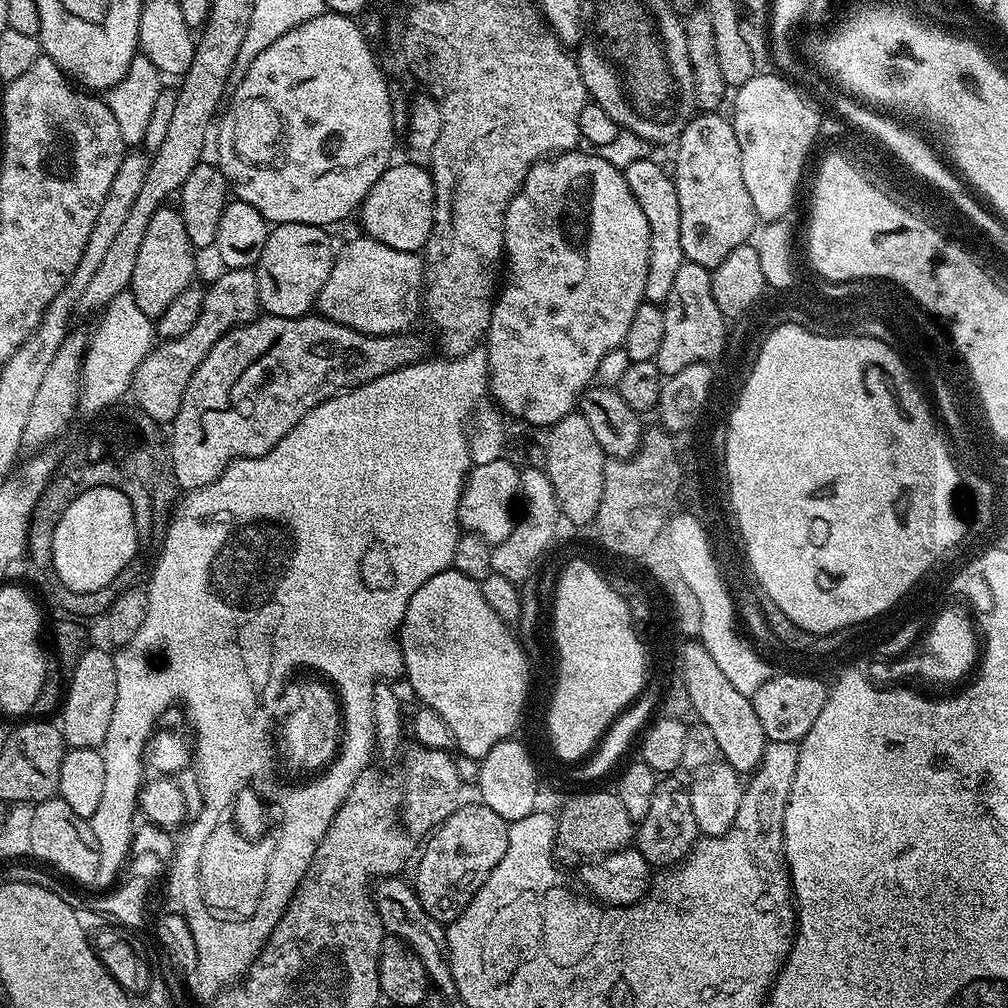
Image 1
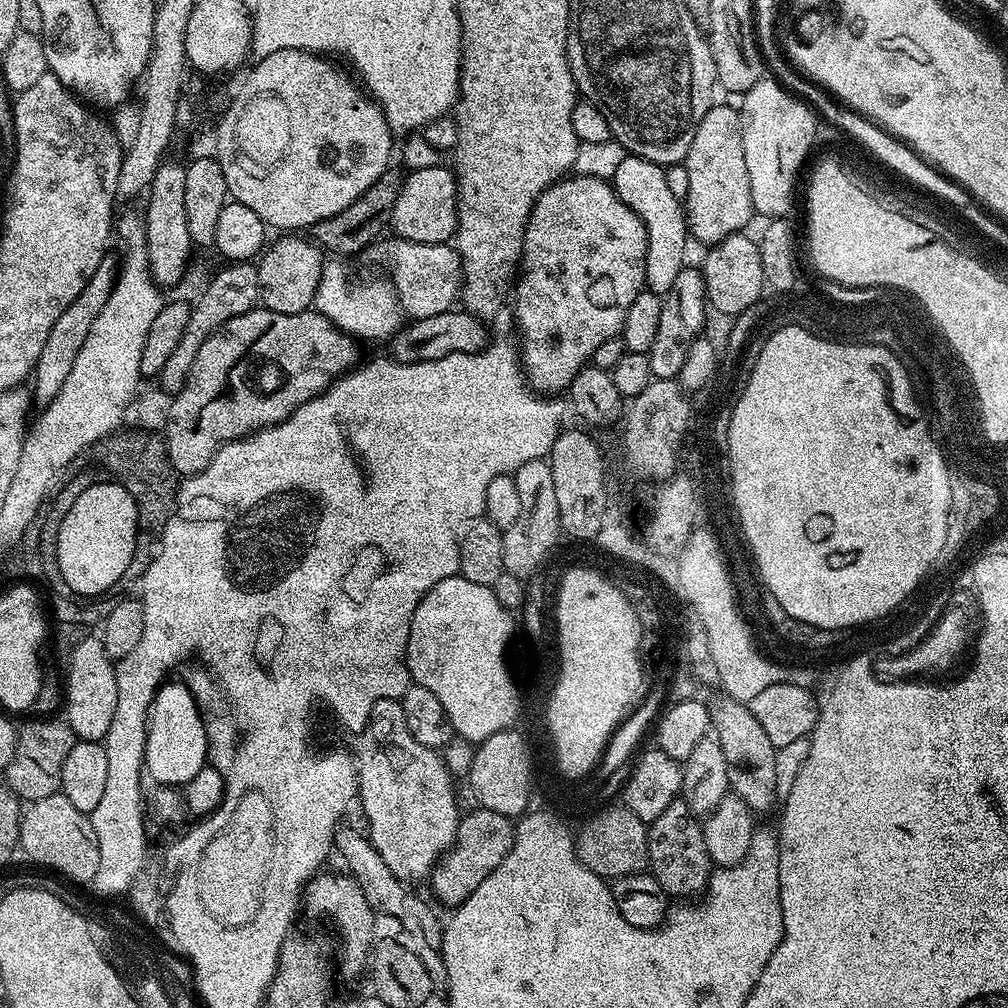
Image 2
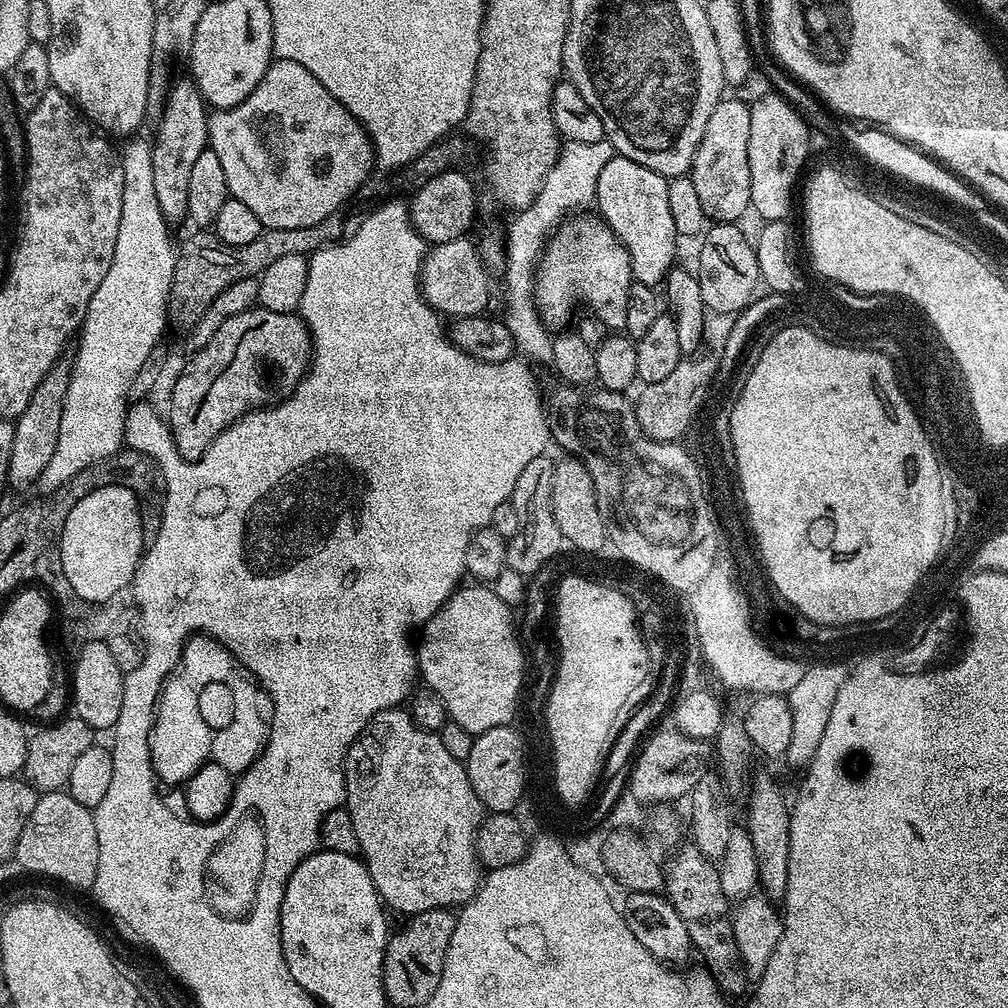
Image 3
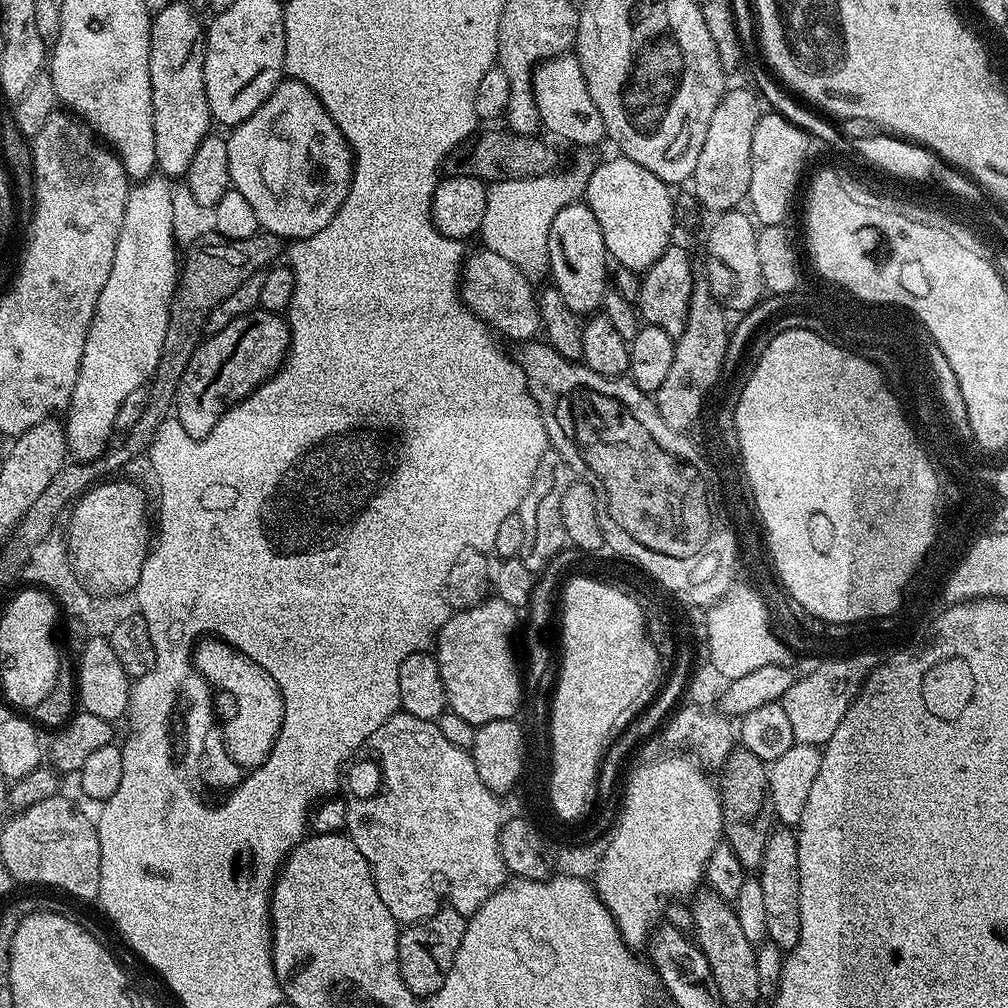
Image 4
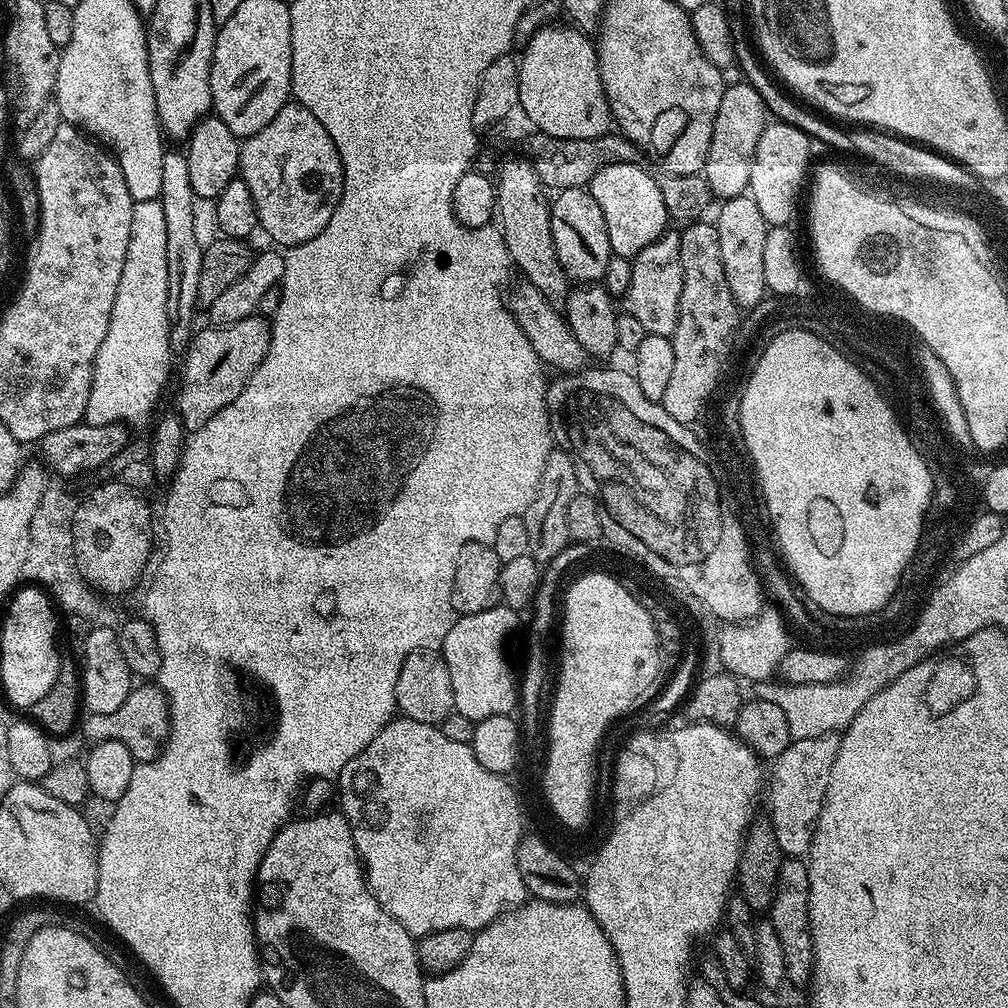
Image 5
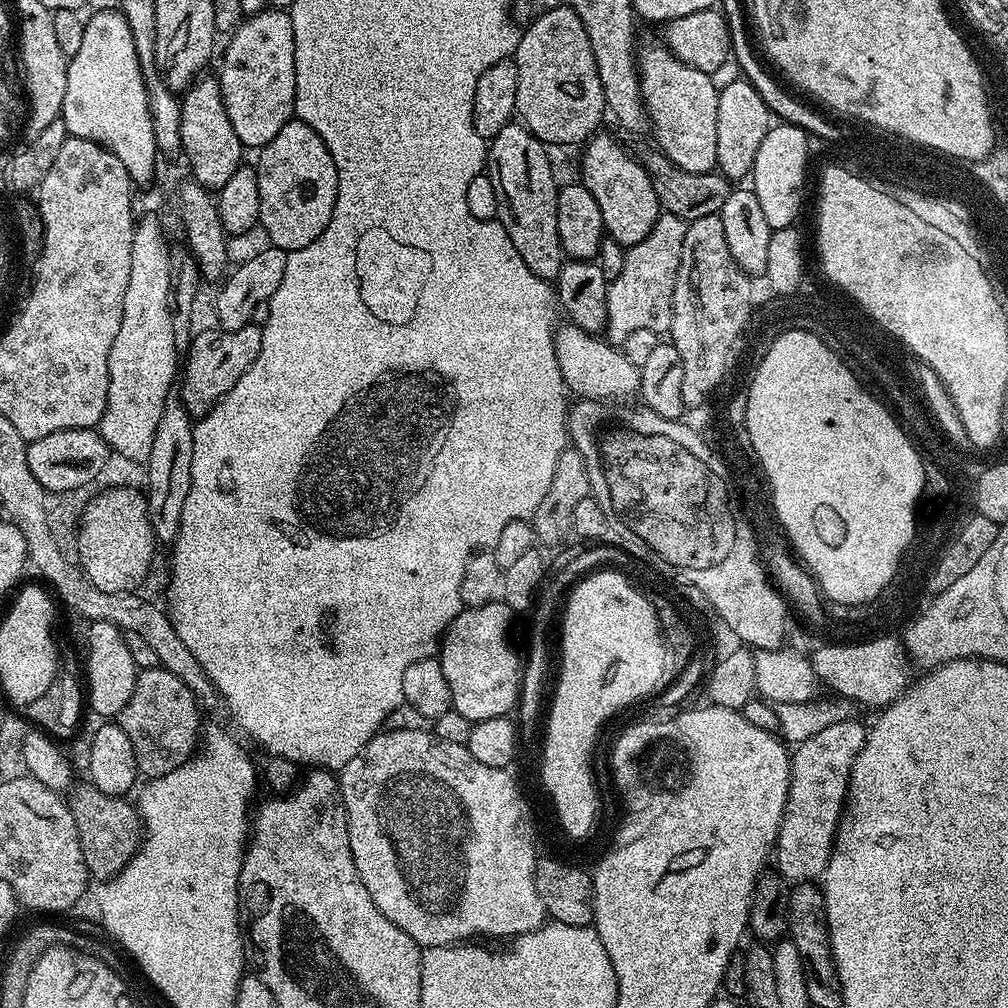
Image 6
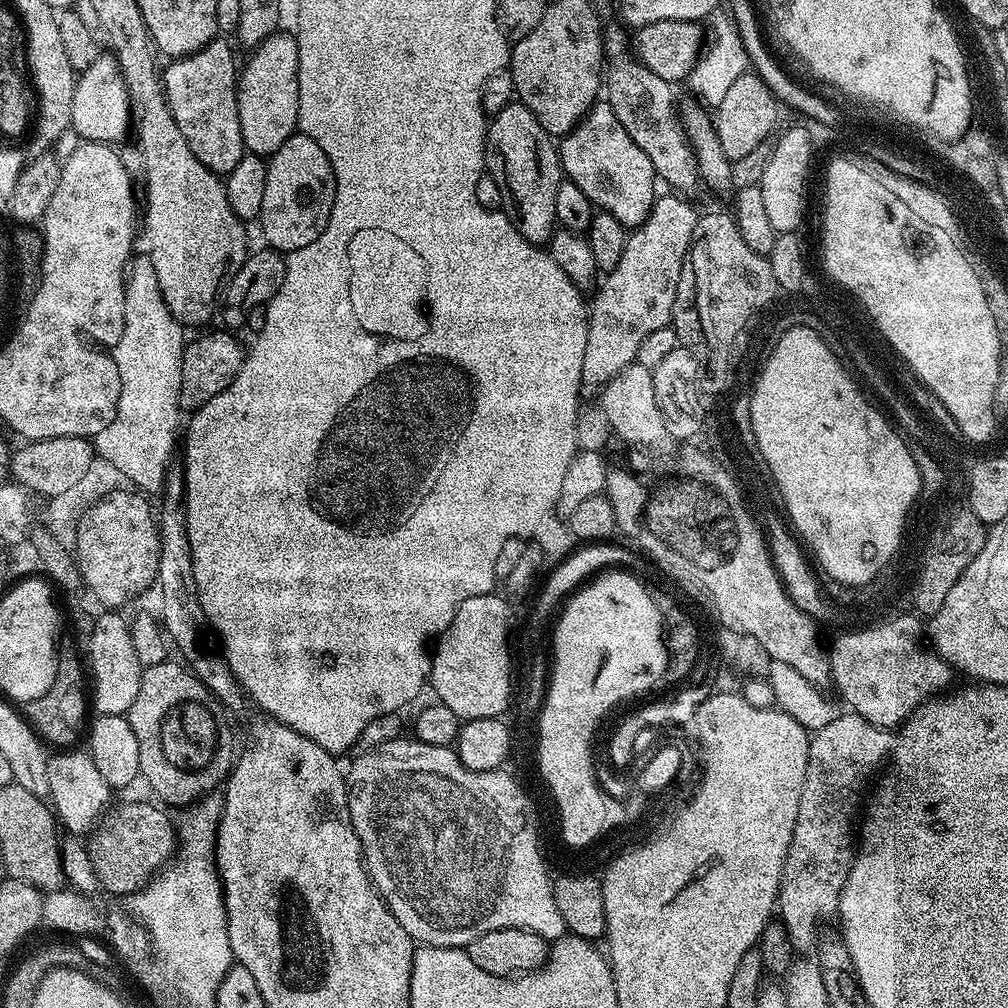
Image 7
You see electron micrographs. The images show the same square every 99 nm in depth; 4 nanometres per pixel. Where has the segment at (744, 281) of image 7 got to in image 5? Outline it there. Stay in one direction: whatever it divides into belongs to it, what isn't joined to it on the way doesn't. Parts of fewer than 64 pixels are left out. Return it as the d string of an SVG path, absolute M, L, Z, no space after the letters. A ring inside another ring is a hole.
M701 218L689 223L685 227L688 229L680 232L682 298L678 306L678 326L670 337L674 346L674 371L662 401L664 413L680 417L680 420L695 417L713 382L725 379L742 319L742 309L730 292L726 270L722 270L718 230L715 223L706 221Z

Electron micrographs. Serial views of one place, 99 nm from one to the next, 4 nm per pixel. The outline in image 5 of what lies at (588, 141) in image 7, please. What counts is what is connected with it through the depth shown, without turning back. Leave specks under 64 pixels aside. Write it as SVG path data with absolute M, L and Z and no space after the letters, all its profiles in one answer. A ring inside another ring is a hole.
M615 164L598 170L590 189L606 218L613 256L637 256L669 227L668 207L662 198L662 190L658 190L656 185L656 176L648 173L640 164Z

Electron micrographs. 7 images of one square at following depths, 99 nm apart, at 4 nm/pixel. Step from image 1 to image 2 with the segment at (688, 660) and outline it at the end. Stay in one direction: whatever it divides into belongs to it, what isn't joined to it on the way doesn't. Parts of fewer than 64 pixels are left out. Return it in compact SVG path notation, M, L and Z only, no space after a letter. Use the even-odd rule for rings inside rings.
M720 698L716 705L714 703L711 705L710 715L714 739L722 746L722 754L726 754L729 789L744 799L752 813L770 811L772 803L778 800L776 747L770 742L770 737L763 732L762 725L758 723L758 718L754 718L747 703Z

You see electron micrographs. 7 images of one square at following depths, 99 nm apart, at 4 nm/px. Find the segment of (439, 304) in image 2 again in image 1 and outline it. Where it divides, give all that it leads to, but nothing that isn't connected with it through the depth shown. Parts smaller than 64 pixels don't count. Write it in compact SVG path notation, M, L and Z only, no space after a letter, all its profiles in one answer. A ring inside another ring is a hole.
M357 234L353 240L339 245L335 260L326 284L322 286L315 307L319 315L328 320L338 322L342 326L350 326L367 336L394 336L413 327L412 324L422 312L422 301L426 291L426 265L417 253L406 250L390 250L390 246L382 246L374 238Z

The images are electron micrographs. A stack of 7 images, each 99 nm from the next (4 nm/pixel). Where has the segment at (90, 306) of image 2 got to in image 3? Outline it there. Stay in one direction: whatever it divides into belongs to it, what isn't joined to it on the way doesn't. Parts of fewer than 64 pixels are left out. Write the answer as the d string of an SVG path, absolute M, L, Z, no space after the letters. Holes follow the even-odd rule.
M57 359L46 378L38 382L38 390L34 390L30 402L26 402L26 410L22 410L22 414L14 421L14 446L8 463L8 484L11 487L35 485L58 446L58 426L62 426L62 402L66 398L66 390L72 377L72 360L64 359Z

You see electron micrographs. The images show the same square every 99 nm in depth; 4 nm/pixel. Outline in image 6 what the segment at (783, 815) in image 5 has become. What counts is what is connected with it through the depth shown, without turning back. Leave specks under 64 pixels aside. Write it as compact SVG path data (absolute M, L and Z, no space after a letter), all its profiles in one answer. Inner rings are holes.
M856 718L834 722L826 730L818 730L814 738L795 745L791 753L790 790L784 817L778 830L774 849L774 868L789 882L816 882L821 879L832 853L832 843L836 841L836 831L840 825L840 816L844 813L844 801L848 798L848 779L854 758L862 750L866 735L865 725L860 725Z

